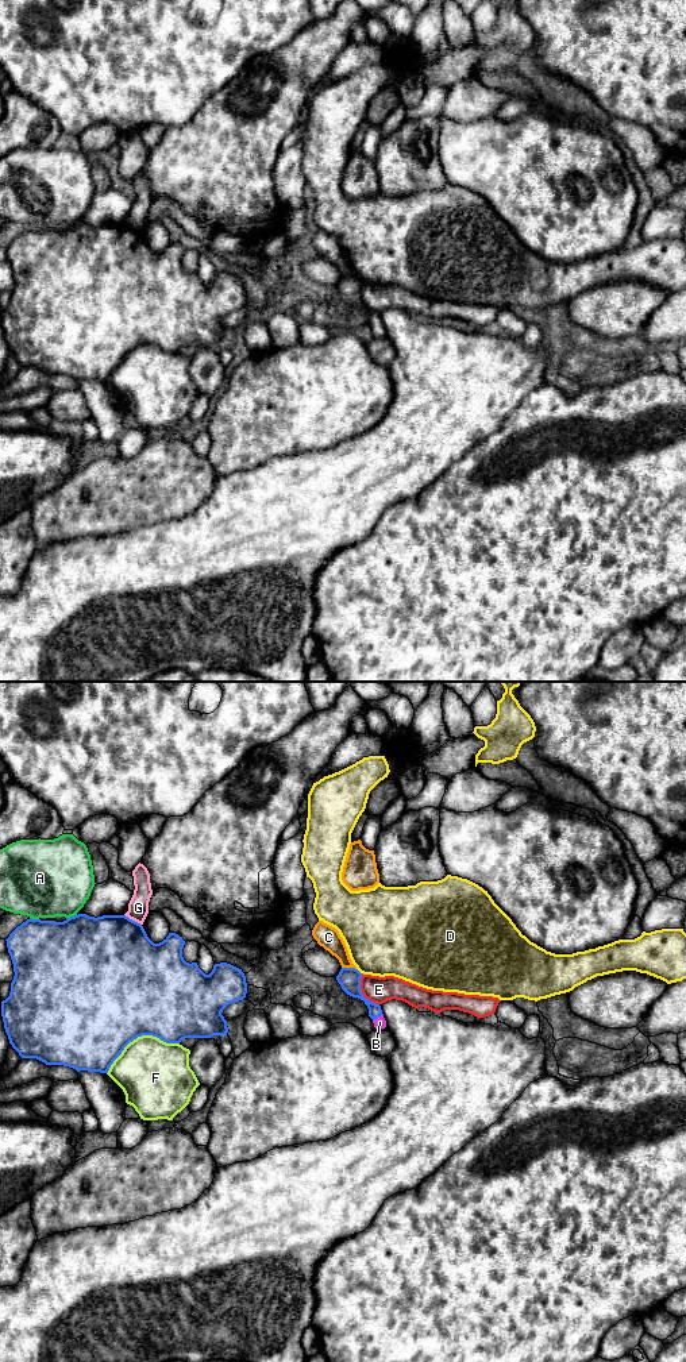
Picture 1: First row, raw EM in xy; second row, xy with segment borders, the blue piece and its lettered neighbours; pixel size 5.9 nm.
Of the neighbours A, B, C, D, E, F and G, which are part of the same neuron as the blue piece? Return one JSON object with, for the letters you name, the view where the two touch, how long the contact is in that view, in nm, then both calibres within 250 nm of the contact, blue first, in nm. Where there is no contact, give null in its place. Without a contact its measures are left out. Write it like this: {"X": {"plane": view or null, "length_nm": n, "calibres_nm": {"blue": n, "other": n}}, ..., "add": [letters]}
{"B": {"plane": "xy", "length_nm": 80, "calibres_nm": {"blue": 110, "other": 70}}, "add": ["B"]}

